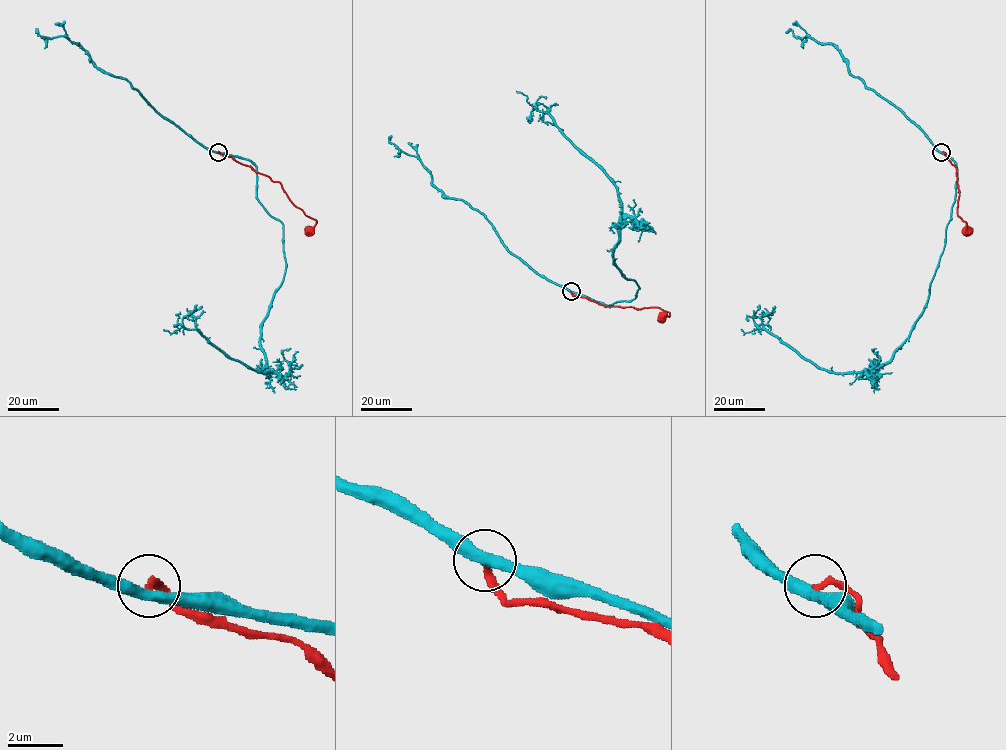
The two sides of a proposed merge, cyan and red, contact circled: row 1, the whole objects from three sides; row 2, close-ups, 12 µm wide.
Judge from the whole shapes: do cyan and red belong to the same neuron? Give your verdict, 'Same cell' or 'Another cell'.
Another cell

